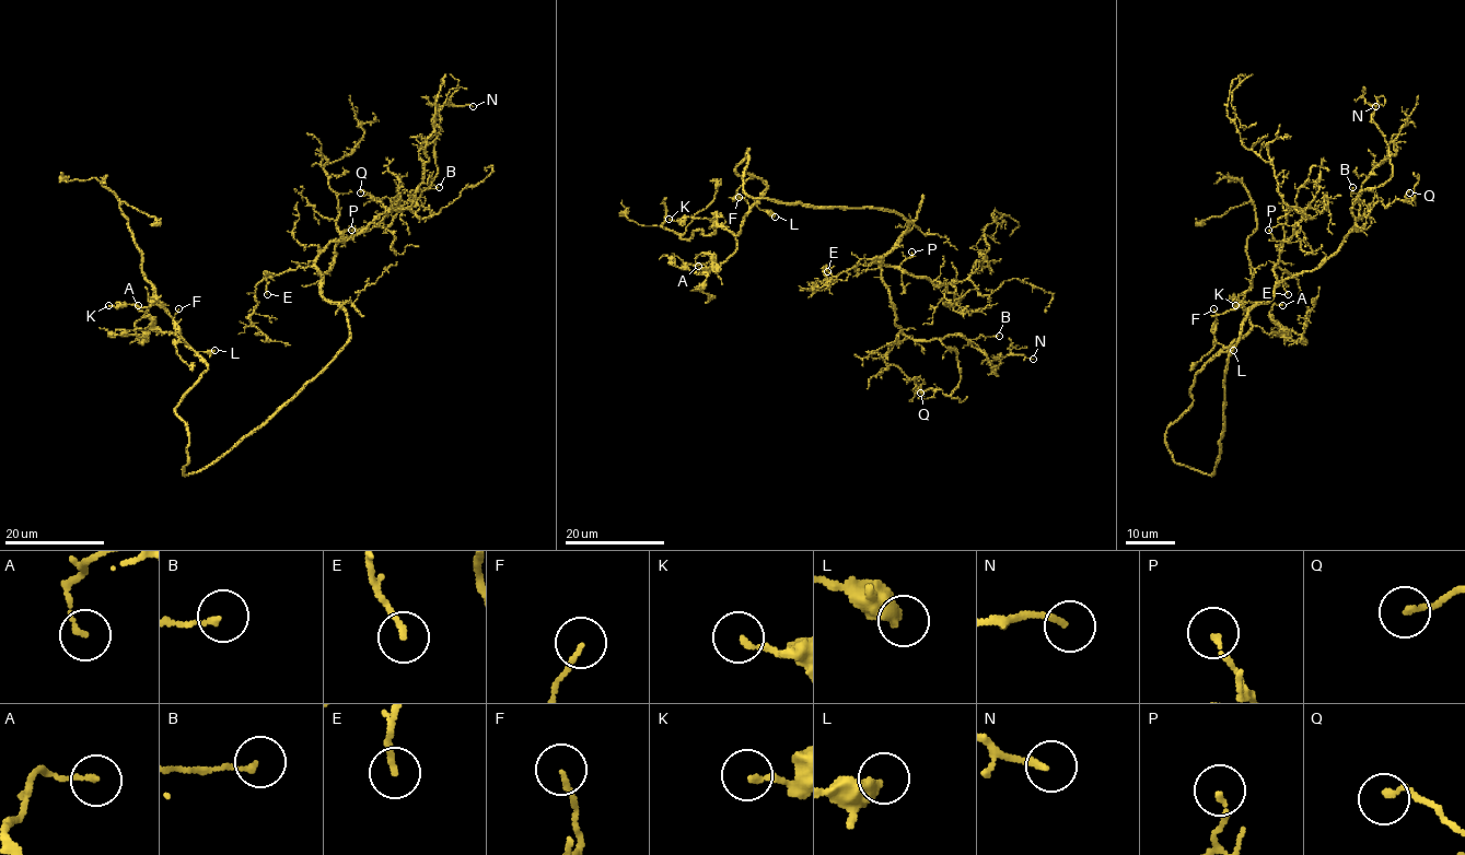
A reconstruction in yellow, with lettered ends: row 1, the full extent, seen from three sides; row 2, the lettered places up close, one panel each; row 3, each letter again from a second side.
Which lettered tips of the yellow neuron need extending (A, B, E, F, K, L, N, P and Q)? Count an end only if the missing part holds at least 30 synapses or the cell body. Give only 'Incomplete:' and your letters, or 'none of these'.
Incomplete: none of these

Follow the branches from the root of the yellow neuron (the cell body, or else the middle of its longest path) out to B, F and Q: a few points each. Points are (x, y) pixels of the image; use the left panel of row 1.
B: (254, 429), (286, 406), (349, 338), (348, 315), (322, 289), (340, 235), (370, 231), (390, 211), (439, 187)
F: (254, 429), (220, 458), (184, 472), (188, 429), (176, 406), (207, 363), (176, 334), (178, 308)
Q: (254, 429), (349, 338), (348, 315), (323, 296), (322, 277), (345, 231), (385, 229), (399, 203), (360, 192)

